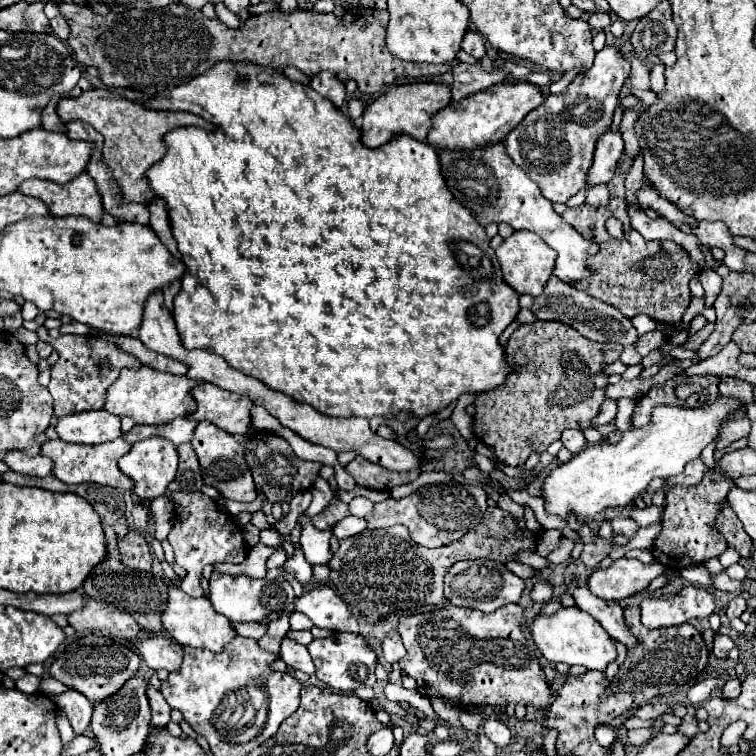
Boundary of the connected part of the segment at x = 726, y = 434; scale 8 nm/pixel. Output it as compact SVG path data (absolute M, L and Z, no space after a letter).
M740 412L740 416L736 416L736 420L728 420L720 432L720 438L716 442L716 450L722 450L726 446L730 446L732 442L740 440L740 438L746 438L750 432L750 420L748 416L744 416Z

